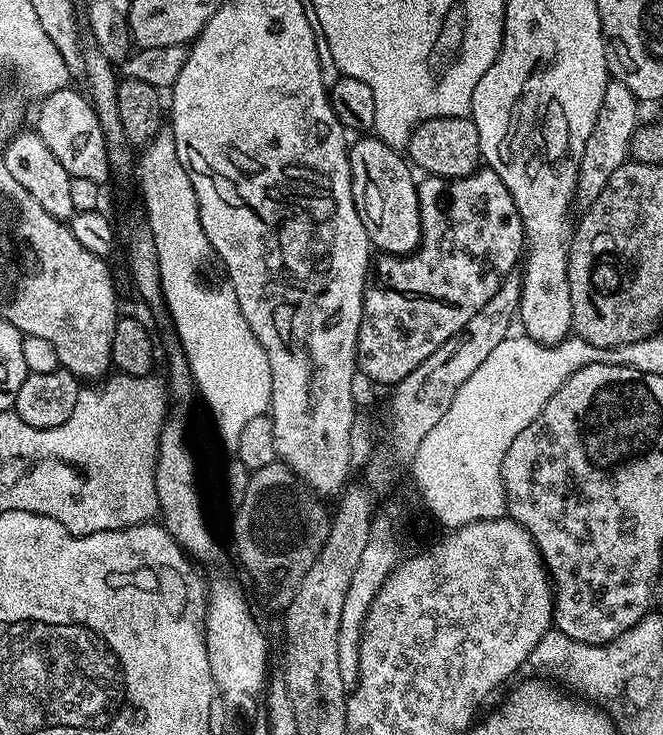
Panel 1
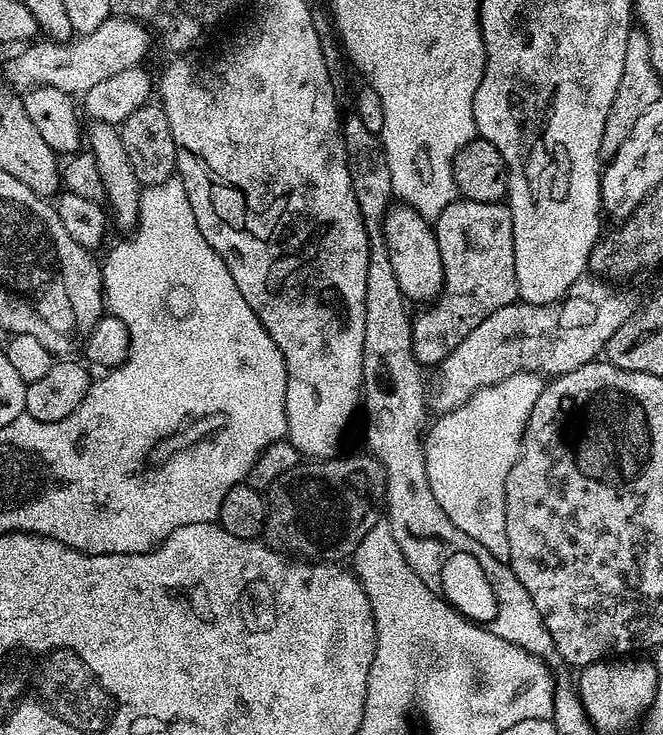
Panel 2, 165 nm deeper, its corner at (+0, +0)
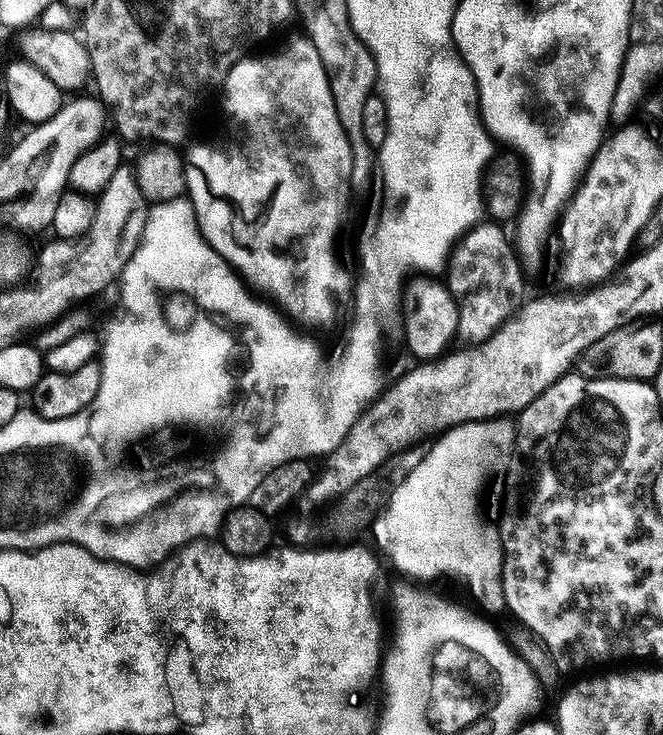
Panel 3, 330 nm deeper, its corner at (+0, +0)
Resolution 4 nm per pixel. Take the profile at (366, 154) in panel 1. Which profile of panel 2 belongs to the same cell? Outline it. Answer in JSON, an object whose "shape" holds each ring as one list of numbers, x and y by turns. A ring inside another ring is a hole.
{"shape":[[400,202,389,207,384,215,384,245,390,258,390,266,394,266,394,278,400,283,400,294,405,301,435,301,444,284,442,260,438,254,438,242,433,225,420,213,415,212,407,204]]}

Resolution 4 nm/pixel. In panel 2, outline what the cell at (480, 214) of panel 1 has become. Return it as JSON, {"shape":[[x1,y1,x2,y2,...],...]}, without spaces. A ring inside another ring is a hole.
{"shape":[[463,198,453,199,434,217,434,231,438,242,438,254,442,260,444,284,439,296,431,305,432,312,424,312,412,323,412,352,421,366,438,366,456,349,457,341,448,340,457,332,457,337,467,336,478,322,490,318,494,310,513,303,517,299,516,271,514,270,514,234,512,212,507,203,476,202]]}

